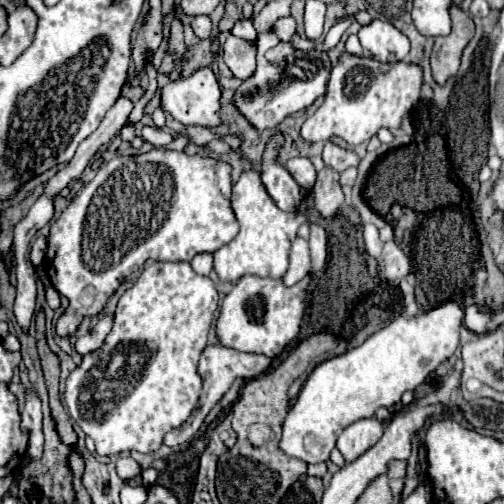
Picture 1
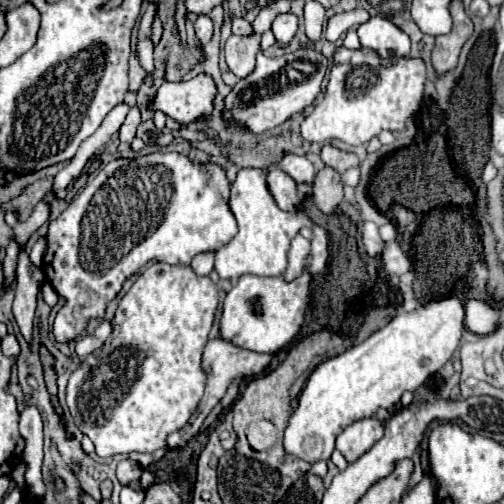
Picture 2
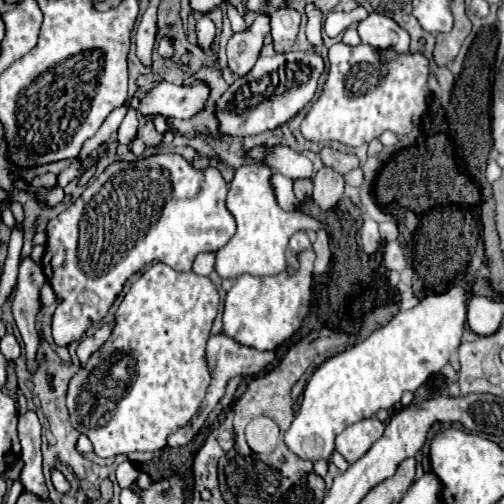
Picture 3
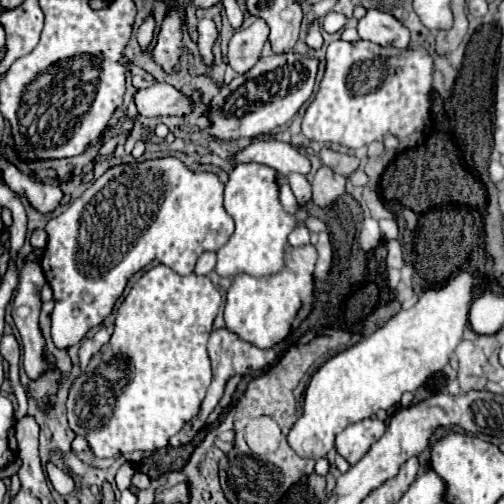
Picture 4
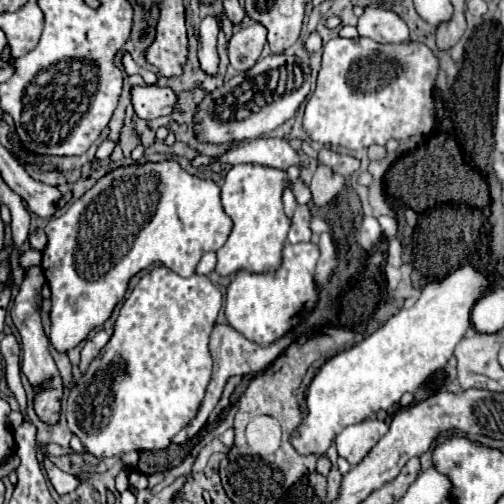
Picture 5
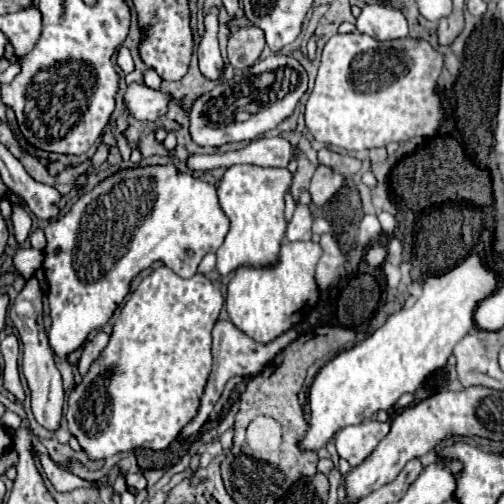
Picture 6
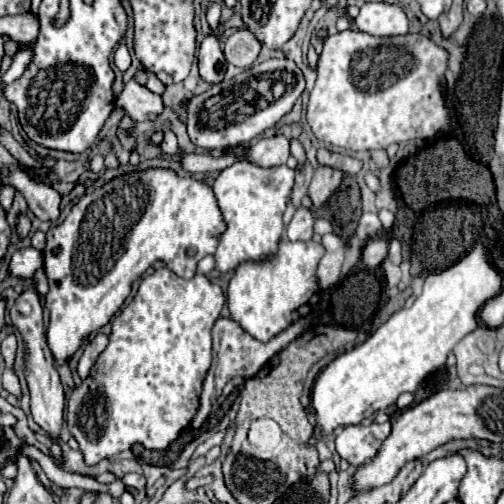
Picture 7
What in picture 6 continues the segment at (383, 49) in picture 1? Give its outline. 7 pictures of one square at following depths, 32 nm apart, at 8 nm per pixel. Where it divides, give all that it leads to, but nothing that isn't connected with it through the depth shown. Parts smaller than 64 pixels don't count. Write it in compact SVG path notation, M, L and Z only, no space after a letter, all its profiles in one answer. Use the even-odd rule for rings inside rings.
M380 4L364 6L362 14L356 20L356 28L360 34L368 34L380 42L408 38L406 18L398 10Z

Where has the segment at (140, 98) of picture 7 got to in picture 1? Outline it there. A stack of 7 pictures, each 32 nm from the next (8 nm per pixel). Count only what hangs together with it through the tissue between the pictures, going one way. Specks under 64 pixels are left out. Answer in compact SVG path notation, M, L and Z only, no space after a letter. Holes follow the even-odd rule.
M210 66L200 68L198 72L194 72L188 78L182 80L174 80L170 84L166 84L162 88L162 102L160 102L162 110L166 110L168 114L174 116L174 120L186 124L186 126L194 126L194 124L202 124L202 126L220 126L222 118L220 118L220 86L218 80L212 72Z

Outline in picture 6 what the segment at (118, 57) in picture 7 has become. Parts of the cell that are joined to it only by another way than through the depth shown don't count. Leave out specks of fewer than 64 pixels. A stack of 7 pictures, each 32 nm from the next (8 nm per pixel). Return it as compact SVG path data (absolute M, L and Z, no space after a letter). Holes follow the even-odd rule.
M120 46L116 54L117 54L117 64L120 67L120 69L125 74L130 73L134 69L134 62L130 54L130 51L126 47Z

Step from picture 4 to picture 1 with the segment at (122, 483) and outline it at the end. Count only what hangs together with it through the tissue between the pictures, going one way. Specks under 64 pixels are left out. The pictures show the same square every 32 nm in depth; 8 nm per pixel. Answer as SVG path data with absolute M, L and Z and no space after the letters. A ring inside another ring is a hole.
M128 456L128 458L118 458L116 460L116 472L120 478L130 478L130 476L138 476L140 468L138 464Z

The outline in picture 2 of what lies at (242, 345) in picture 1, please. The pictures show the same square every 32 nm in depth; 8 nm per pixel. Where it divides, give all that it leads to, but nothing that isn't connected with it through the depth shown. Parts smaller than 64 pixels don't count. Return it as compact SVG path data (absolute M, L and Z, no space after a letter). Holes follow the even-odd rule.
M308 270L292 284L288 284L282 276L278 278L258 278L250 274L242 276L224 298L220 318L220 338L244 350L276 354L300 332L308 308L308 290L310 290Z

